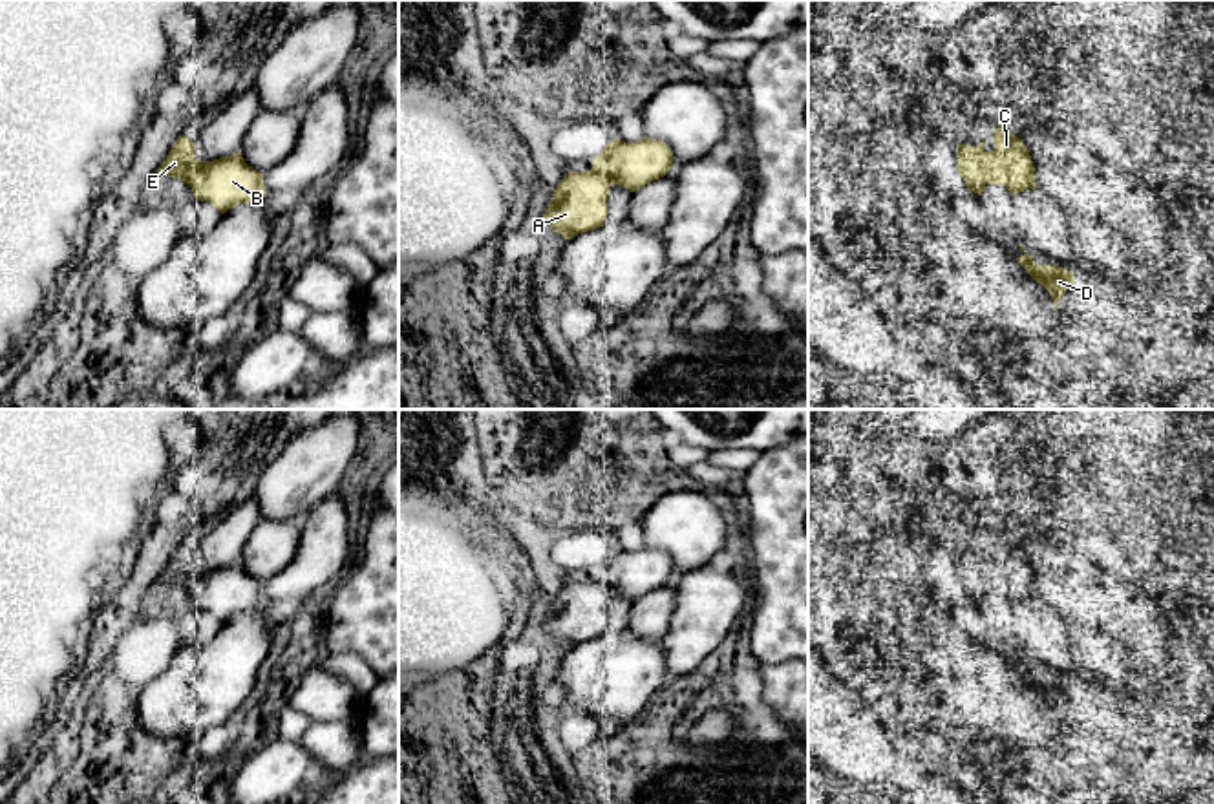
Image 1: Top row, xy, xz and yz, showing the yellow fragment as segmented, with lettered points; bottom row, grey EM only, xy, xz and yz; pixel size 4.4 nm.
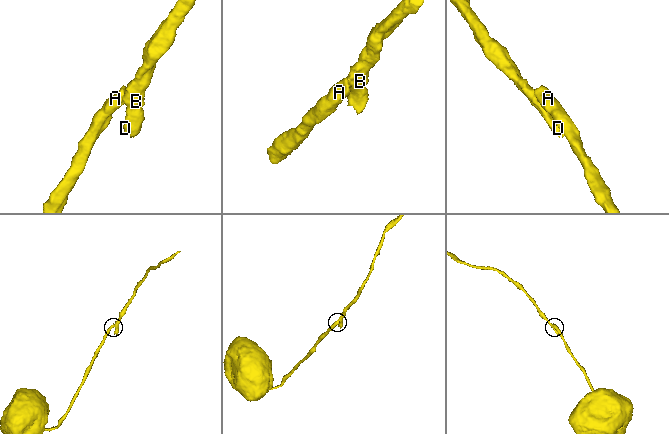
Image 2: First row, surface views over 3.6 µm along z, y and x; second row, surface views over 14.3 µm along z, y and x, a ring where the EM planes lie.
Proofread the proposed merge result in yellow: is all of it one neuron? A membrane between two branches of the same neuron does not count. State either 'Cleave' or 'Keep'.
Cleave

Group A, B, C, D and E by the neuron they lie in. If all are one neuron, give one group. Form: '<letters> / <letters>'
A C E / B D

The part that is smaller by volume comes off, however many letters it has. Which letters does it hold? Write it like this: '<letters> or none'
B, D

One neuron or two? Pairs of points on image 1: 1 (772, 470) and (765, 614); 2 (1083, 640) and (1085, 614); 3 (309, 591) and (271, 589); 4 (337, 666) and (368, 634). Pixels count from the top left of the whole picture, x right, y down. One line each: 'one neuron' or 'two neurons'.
1: one neuron
2: two neurons
3: one neuron
4: two neurons

